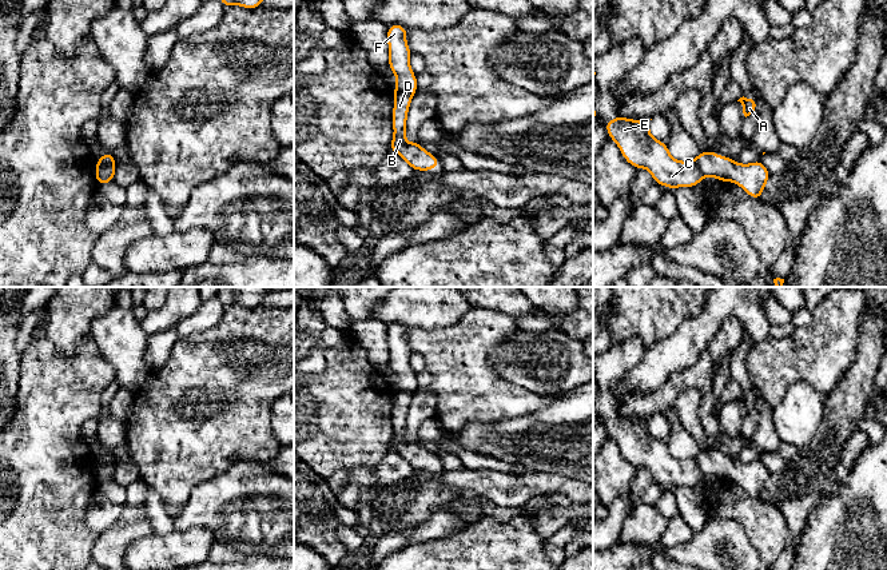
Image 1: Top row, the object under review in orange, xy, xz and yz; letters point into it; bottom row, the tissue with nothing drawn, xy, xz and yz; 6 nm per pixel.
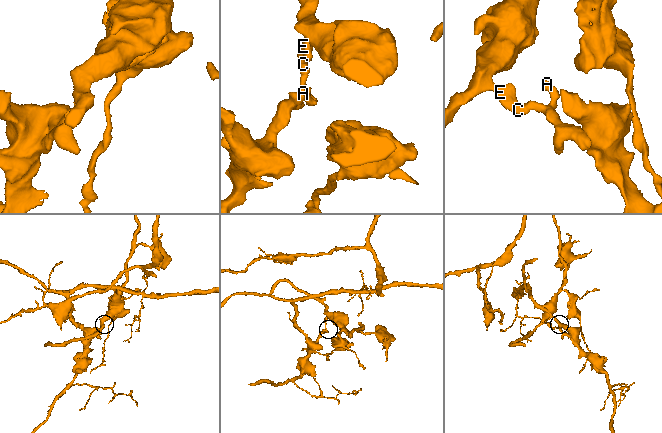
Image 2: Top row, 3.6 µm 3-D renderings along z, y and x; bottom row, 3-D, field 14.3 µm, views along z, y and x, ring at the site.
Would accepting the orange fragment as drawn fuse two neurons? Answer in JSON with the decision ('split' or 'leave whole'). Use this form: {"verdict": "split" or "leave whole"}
{"verdict": "split"}

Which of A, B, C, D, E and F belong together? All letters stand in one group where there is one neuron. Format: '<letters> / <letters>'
A B D / C E F

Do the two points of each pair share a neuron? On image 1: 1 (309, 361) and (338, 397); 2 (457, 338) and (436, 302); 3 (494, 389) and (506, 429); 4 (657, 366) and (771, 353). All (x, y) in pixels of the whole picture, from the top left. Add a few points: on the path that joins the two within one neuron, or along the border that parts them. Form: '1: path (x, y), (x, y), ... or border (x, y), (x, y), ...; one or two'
1: border (326, 350), (325, 369), (318, 374), (307, 375); two
2: border (472, 307), (448, 326), (420, 329); two
3: border (535, 410), (494, 422), (473, 422); two
4: border (768, 337), (754, 345); two

